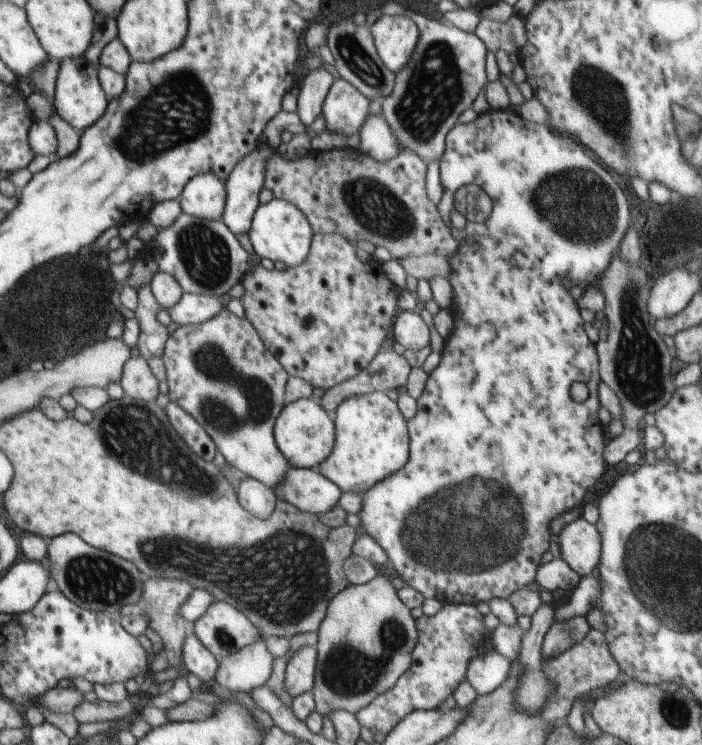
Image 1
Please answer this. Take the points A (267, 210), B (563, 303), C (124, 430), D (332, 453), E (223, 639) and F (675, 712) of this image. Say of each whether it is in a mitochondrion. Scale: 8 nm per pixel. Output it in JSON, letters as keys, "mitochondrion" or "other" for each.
{"A":"other","B":"other","C":"mitochondrion","D":"other","E":"mitochondrion","F":"mitochondrion"}

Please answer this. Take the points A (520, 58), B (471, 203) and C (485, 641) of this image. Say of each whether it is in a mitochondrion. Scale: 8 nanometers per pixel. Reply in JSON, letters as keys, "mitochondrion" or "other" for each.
{"A":"other","B":"mitochondrion","C":"other"}

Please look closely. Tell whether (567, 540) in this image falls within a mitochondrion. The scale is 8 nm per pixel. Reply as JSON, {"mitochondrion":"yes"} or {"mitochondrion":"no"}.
{"mitochondrion":"no"}

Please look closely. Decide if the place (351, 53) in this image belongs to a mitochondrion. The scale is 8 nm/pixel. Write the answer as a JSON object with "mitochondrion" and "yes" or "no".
{"mitochondrion":"yes"}

